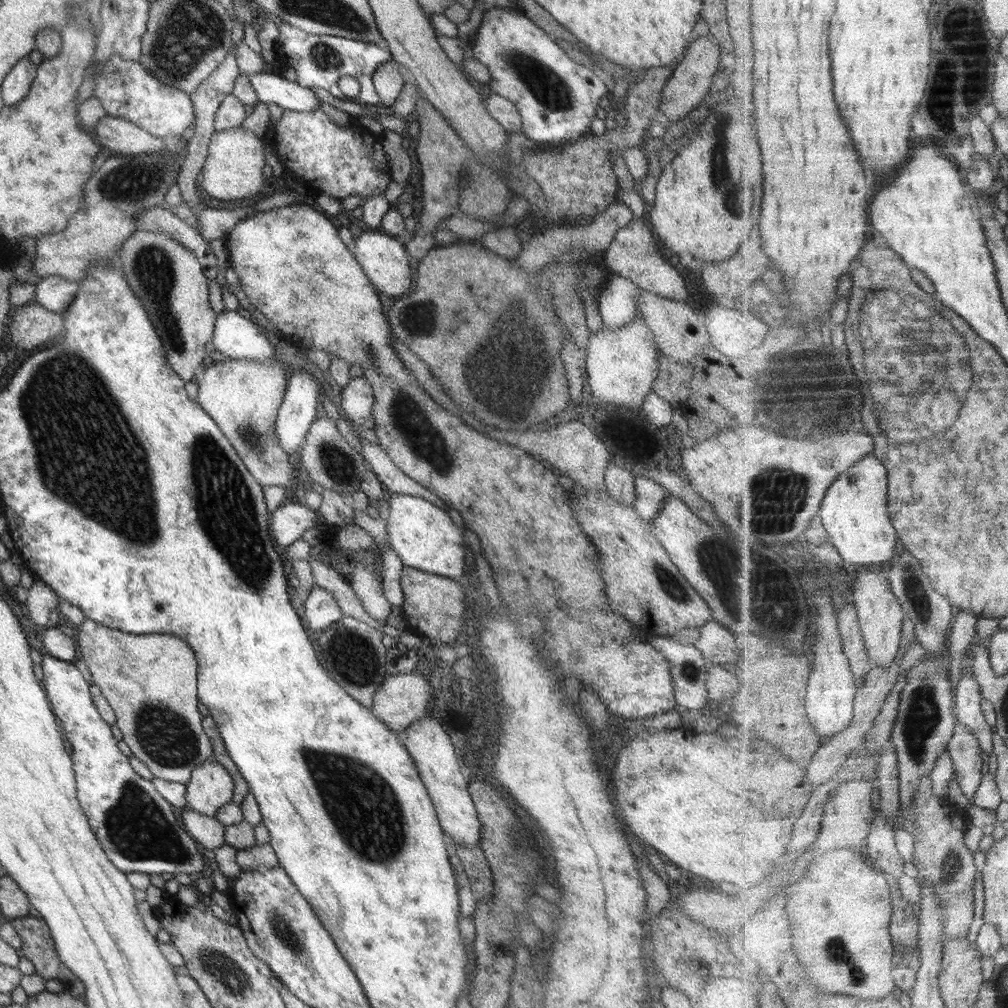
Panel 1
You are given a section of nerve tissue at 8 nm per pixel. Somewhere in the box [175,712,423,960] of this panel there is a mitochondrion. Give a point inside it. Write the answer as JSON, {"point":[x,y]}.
{"point":[365,809]}

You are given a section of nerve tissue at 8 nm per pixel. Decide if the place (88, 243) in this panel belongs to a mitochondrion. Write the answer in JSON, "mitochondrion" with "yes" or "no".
{"mitochondrion":"no"}

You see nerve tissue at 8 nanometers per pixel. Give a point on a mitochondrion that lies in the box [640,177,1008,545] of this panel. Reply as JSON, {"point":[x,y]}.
{"point":[799,393]}

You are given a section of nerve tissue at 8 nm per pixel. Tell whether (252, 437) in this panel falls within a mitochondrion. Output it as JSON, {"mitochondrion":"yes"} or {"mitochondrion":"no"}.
{"mitochondrion":"yes"}

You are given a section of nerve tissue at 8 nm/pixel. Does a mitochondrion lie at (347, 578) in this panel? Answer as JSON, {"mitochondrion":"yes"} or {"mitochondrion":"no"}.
{"mitochondrion":"no"}

